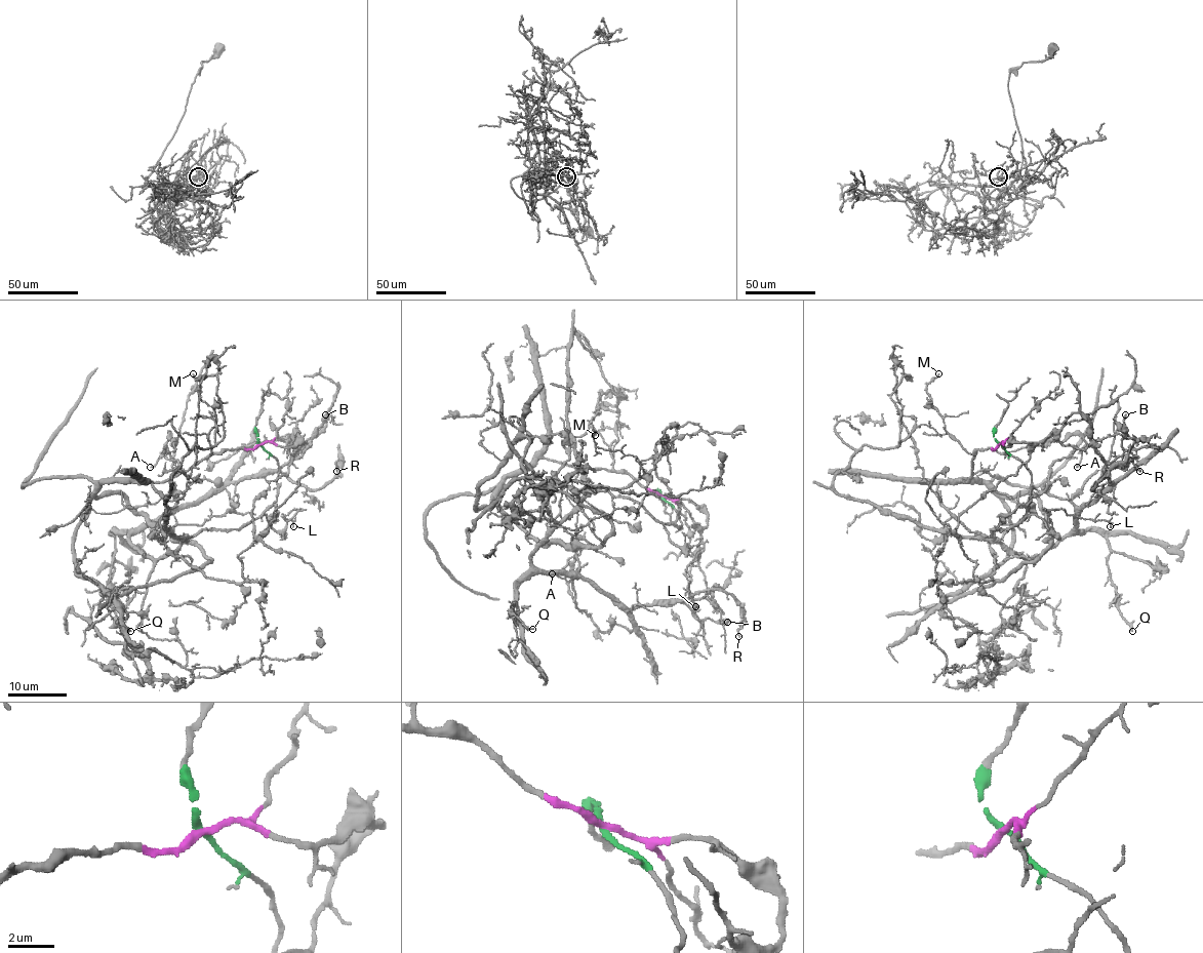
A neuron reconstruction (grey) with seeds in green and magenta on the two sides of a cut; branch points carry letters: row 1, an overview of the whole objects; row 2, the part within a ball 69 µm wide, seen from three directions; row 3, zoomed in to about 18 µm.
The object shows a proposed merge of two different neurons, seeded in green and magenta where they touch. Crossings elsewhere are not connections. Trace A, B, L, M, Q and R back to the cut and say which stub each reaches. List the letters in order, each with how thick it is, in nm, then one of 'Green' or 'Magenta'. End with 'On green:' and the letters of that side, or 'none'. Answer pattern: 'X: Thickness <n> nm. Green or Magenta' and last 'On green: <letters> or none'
A: Thickness 180 nm. Green
B: Thickness 240 nm. Green
L: Thickness 120 nm. Green
M: Thickness 170 nm. Magenta
Q: Thickness 130 nm. Green
R: Thickness 180 nm. Green
On green: A, B, L, Q, R

